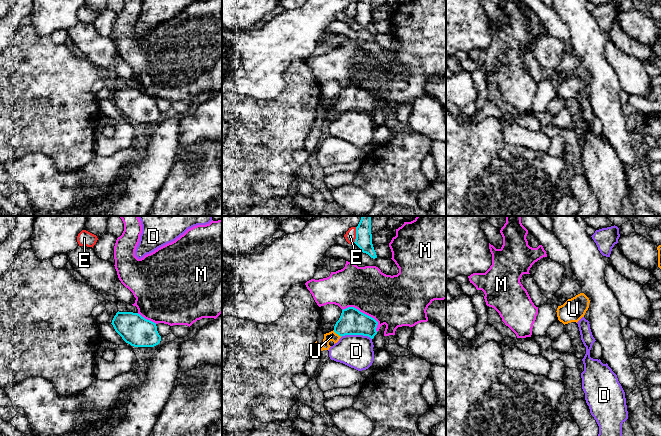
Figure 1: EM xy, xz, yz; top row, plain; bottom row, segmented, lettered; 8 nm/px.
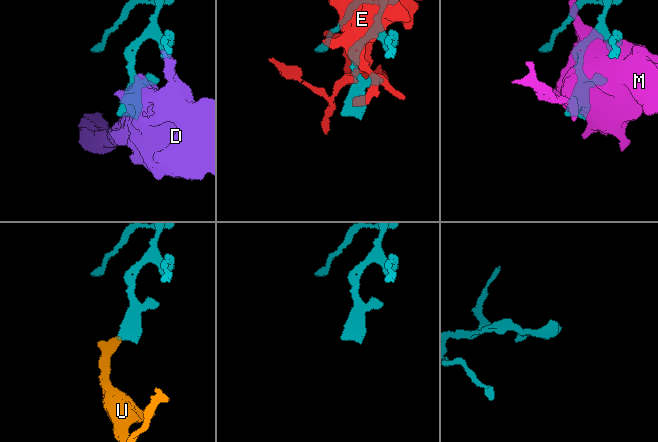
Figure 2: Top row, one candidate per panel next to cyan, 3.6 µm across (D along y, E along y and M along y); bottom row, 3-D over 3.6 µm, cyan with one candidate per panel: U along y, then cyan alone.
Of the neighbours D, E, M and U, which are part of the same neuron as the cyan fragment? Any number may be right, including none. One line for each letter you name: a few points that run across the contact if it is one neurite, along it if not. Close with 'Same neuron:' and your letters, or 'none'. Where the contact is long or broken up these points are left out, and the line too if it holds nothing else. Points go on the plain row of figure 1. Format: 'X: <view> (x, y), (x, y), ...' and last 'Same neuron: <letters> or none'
U: xz (351, 98), (337, 109), (331, 112)
Same neuron: U

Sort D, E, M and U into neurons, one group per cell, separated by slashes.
D / E / M / U

